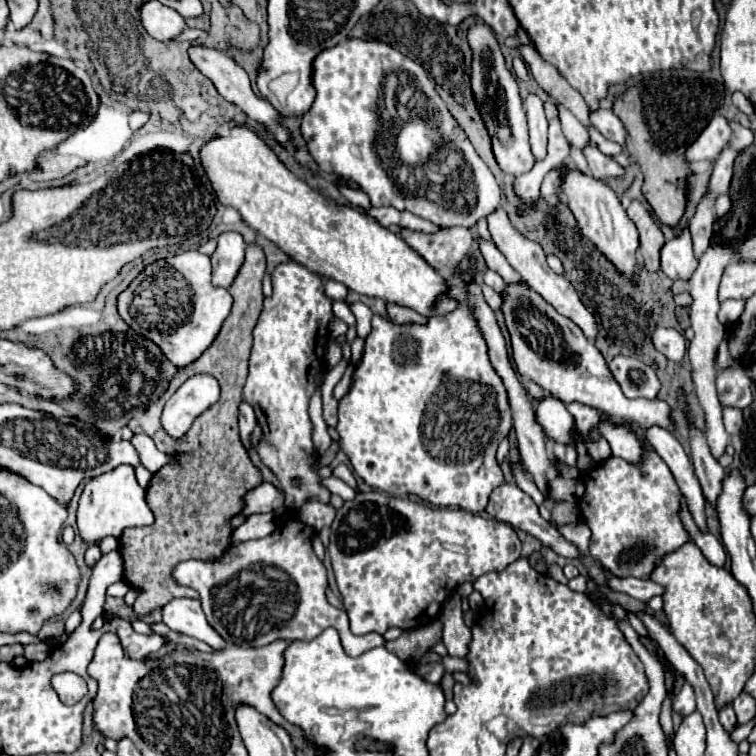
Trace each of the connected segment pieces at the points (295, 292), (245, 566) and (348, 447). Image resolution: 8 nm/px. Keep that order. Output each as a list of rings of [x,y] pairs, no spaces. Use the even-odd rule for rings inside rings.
[[[295,261],[279,263],[273,269],[271,279],[273,279],[273,293],[263,299],[263,311],[253,329],[253,351],[249,357],[249,377],[243,389],[243,399],[255,409],[257,423],[263,431],[263,441],[257,443],[259,457],[277,477],[279,487],[285,493],[285,505],[297,509],[307,501],[329,503],[331,497],[329,489],[321,485],[321,475],[315,473],[313,469],[317,463],[317,451],[311,441],[311,419],[307,407],[309,407],[309,399],[317,389],[317,373],[323,371],[325,337],[329,335],[329,323],[333,321],[335,315],[331,311],[331,301],[323,293],[323,277],[311,273],[307,267]],[[295,479],[299,481],[299,485],[293,483]]]
[[[285,513],[279,519],[277,531],[269,537],[237,543],[227,549],[221,561],[183,561],[171,575],[177,585],[187,585],[199,591],[209,623],[227,643],[261,647],[275,639],[311,641],[327,627],[335,627],[341,635],[343,649],[351,657],[381,647],[385,643],[381,635],[353,635],[347,613],[329,605],[327,571],[313,553],[311,537],[313,529],[303,525],[291,513]]]
[[[455,271],[447,283],[449,283],[449,295],[455,297],[461,305],[443,317],[429,317],[427,325],[397,325],[391,323],[379,315],[373,317],[373,329],[369,333],[369,337],[365,339],[365,355],[361,359],[361,363],[355,367],[355,375],[353,375],[353,387],[351,391],[339,401],[339,425],[337,431],[341,435],[341,451],[351,459],[351,465],[355,469],[355,473],[373,489],[385,491],[393,497],[401,497],[401,495],[417,495],[425,501],[429,501],[431,505],[439,505],[439,507],[459,507],[471,513],[483,513],[487,503],[489,503],[489,495],[493,489],[501,487],[505,483],[503,479],[503,471],[495,459],[497,447],[499,443],[507,437],[509,429],[511,429],[511,407],[507,401],[507,393],[503,387],[501,377],[497,375],[497,371],[493,369],[489,355],[487,355],[487,343],[483,339],[483,335],[479,333],[477,325],[475,325],[475,317],[473,311],[469,309],[467,303],[467,281],[469,281],[471,273],[459,273]]]

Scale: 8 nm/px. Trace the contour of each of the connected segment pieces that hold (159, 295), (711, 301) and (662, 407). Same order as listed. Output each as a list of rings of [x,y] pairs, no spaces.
[[[185,251],[169,257],[167,267],[161,263],[145,267],[145,271],[117,297],[119,315],[127,325],[157,343],[165,357],[177,367],[187,367],[201,357],[217,337],[231,305],[233,297],[229,291],[211,285],[211,261],[199,251]]]
[[[719,237],[712,238],[709,249],[699,259],[699,267],[695,269],[693,277],[689,279],[689,293],[693,297],[693,303],[691,303],[691,327],[695,331],[695,339],[691,341],[689,351],[687,351],[687,355],[691,359],[691,367],[693,367],[691,373],[693,373],[693,383],[695,383],[695,389],[697,389],[697,397],[699,397],[699,403],[703,407],[703,413],[705,413],[707,445],[709,445],[711,455],[715,459],[719,459],[725,453],[725,447],[729,445],[729,435],[727,435],[727,431],[723,427],[723,421],[721,421],[723,407],[721,407],[721,403],[717,399],[717,391],[715,391],[715,379],[717,379],[717,371],[719,371],[719,367],[715,365],[715,357],[717,357],[719,345],[721,345],[721,341],[725,337],[725,327],[717,319],[717,311],[719,311],[717,289],[719,289],[723,269],[730,261],[737,259],[733,247],[729,247],[727,243],[721,243],[720,240]]]
[[[509,285],[501,309],[511,333],[517,371],[535,381],[547,393],[563,403],[579,401],[581,405],[591,405],[633,429],[649,429],[651,425],[659,425],[667,431],[675,429],[671,407],[661,399],[627,399],[615,377],[611,377],[607,361],[595,343],[583,337],[583,331],[571,319],[559,315],[539,293],[521,285]]]

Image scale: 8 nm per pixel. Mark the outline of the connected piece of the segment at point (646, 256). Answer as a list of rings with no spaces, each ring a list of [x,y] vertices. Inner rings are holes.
[[[633,201],[629,205],[627,215],[639,229],[639,241],[641,241],[639,253],[643,257],[645,267],[649,271],[659,271],[659,251],[665,245],[665,237],[663,237],[661,229],[653,221],[651,213],[639,201]]]

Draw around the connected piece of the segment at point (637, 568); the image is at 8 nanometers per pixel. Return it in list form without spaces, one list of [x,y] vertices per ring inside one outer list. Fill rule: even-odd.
[[[647,451],[641,465],[609,457],[589,469],[583,483],[585,493],[579,499],[579,509],[581,519],[591,529],[589,551],[607,573],[615,577],[649,579],[655,565],[659,565],[667,553],[691,541],[679,521],[679,487],[667,463],[655,451]]]

